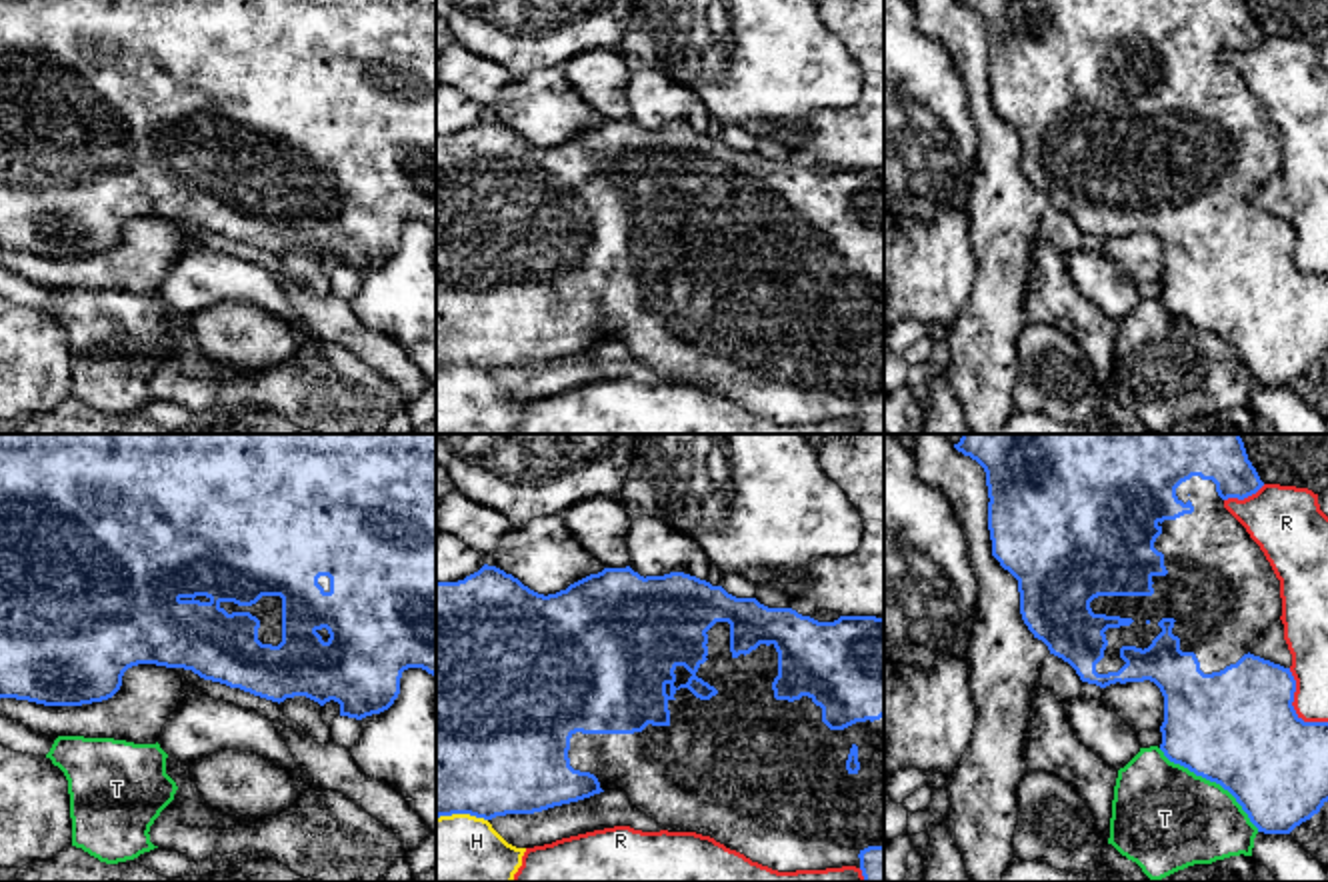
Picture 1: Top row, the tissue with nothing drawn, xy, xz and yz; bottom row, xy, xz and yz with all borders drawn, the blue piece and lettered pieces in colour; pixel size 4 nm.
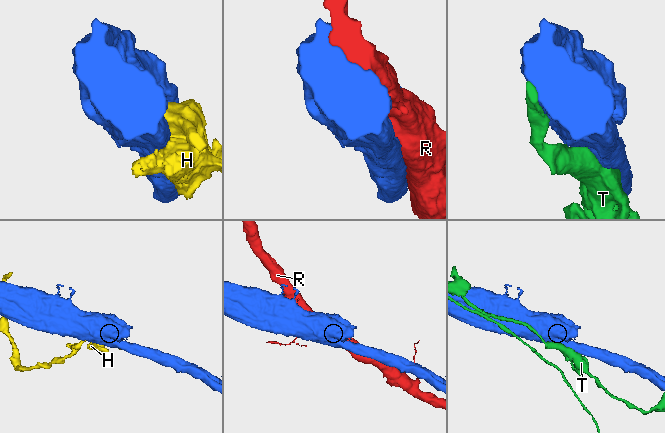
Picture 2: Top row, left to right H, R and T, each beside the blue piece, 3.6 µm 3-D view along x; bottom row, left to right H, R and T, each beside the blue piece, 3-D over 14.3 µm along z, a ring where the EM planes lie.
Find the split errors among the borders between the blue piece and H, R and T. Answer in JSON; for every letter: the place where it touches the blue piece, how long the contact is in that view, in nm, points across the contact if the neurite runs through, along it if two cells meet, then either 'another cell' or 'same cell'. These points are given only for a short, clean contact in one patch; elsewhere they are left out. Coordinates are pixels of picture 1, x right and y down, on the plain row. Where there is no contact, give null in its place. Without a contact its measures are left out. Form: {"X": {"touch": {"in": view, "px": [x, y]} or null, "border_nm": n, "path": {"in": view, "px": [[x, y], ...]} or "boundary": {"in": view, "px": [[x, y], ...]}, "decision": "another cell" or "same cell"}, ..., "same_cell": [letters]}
{"H": {"touch": {"in": "xz", "px": [462, 364]}, "border_nm": 200, "decision": "another cell"}, "R": {"touch": {"in": "yz", "px": [1244, 48]}, "border_nm": 180, "decision": "another cell"}, "T": {"touch": {"in": "yz", "px": [1212, 332]}, "border_nm": 550, "decision": "another cell"}, "same_cell": []}

